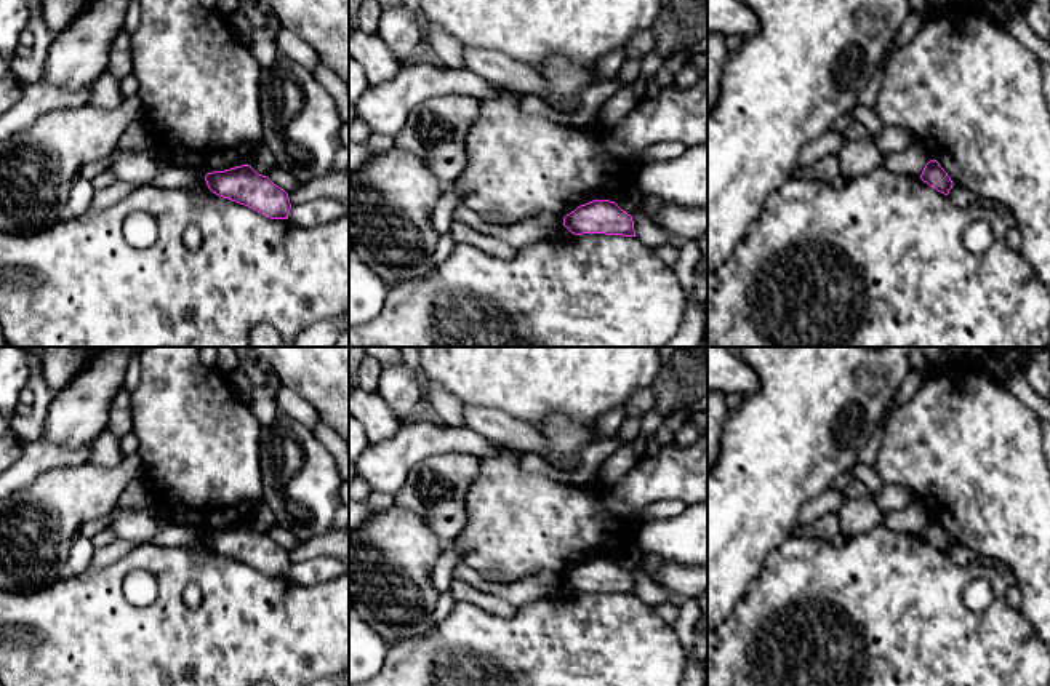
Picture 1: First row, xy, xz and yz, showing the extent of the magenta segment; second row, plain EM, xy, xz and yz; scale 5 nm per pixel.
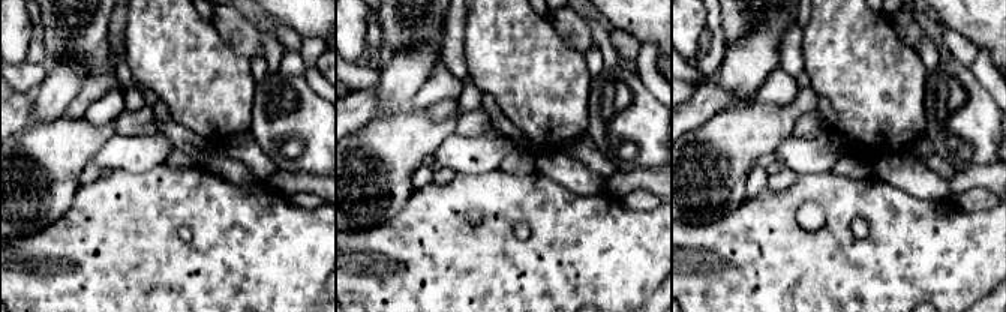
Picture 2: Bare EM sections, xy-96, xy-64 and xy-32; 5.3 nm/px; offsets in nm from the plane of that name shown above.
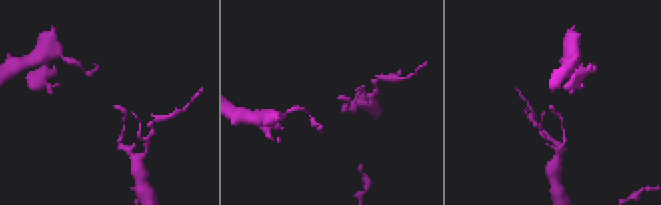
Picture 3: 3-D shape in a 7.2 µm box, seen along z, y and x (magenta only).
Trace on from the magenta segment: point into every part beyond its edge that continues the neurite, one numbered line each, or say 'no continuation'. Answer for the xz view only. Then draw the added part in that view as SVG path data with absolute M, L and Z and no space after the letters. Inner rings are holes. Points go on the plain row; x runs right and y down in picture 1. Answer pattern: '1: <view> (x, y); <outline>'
no continuation

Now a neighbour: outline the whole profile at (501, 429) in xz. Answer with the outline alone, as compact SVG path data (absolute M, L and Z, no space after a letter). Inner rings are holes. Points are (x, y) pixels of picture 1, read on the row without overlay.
M464 405L463 425L483 435L495 445L522 453L536 453L554 461L559 459L535 424L515 421L501 409Z

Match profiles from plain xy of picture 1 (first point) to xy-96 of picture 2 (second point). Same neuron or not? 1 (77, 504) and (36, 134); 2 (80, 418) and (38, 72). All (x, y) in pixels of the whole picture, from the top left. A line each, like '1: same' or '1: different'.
1: same
2: different

